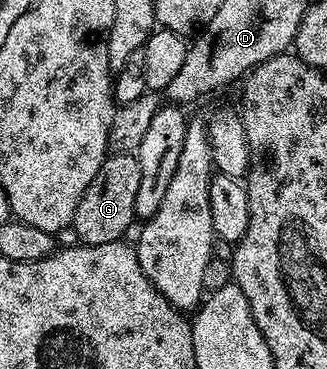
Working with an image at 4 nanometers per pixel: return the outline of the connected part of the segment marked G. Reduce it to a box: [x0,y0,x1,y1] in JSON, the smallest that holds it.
[72,157,142,246]

